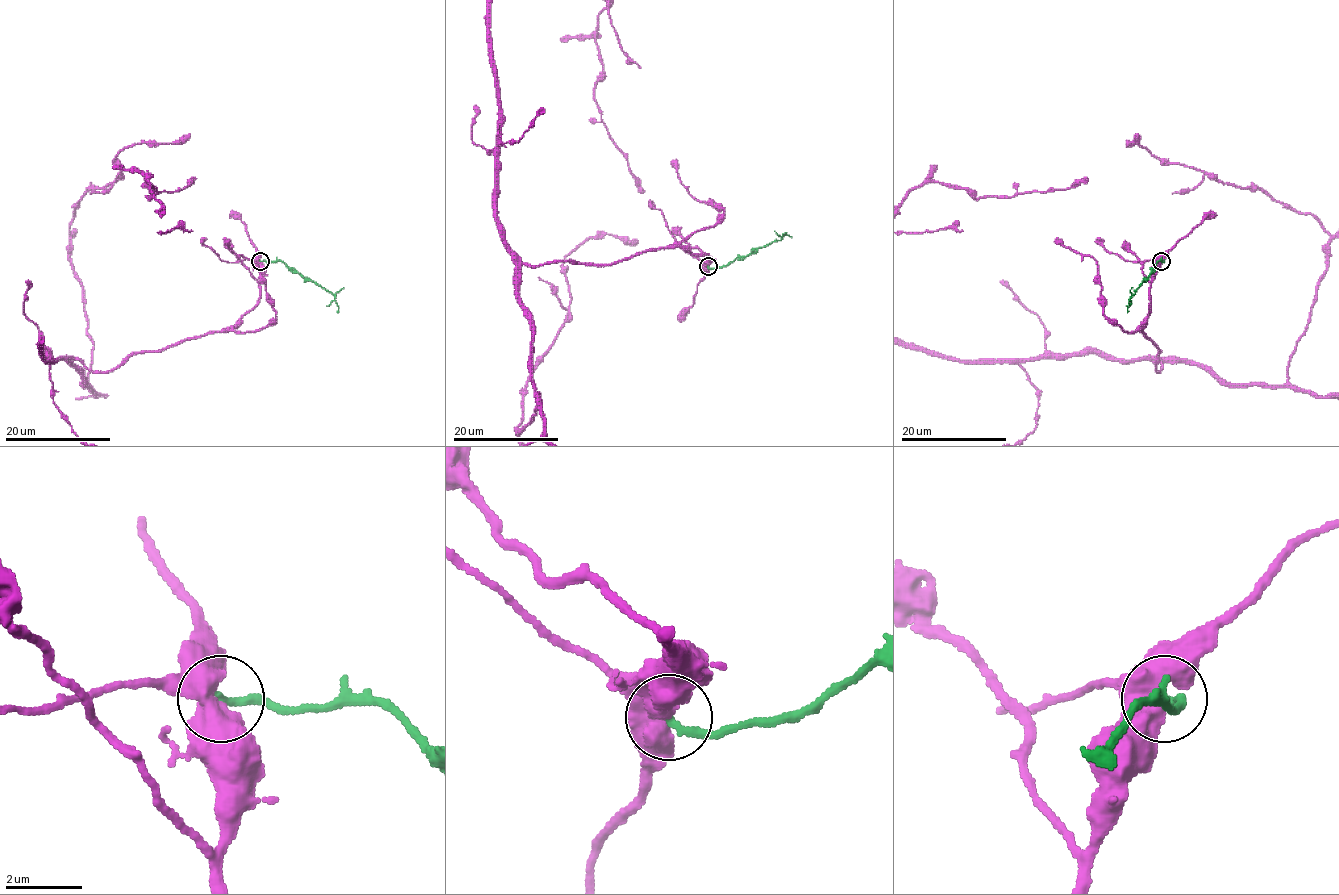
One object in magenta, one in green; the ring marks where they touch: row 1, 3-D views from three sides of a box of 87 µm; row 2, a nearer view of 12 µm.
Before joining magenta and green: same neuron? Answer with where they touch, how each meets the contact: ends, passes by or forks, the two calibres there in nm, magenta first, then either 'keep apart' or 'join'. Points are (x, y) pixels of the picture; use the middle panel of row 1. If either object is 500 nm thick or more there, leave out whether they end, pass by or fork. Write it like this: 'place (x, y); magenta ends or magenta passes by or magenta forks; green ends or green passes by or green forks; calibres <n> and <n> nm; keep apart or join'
place (708, 266); calibres 600 and 220 nm; keep apart

